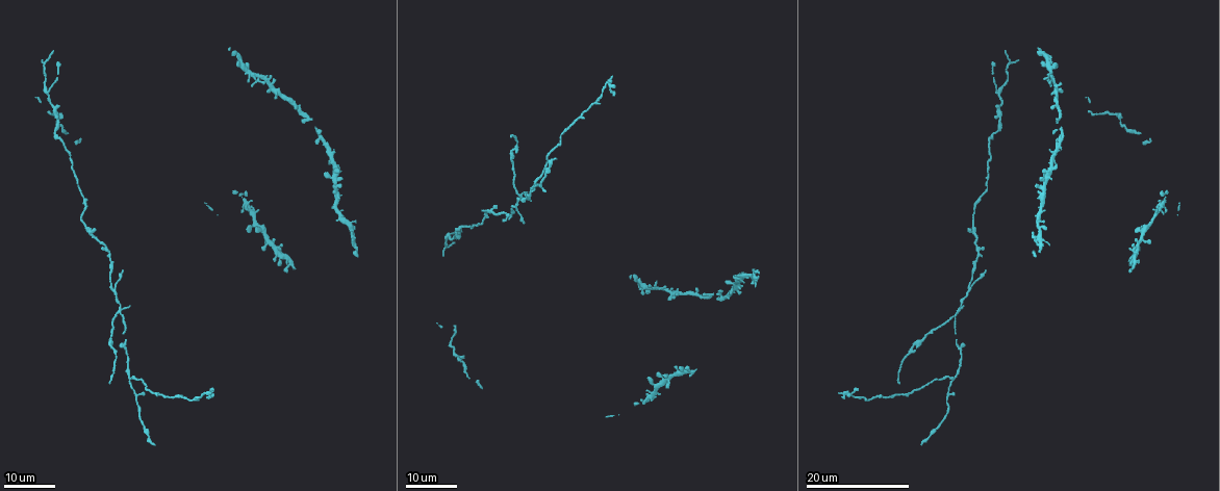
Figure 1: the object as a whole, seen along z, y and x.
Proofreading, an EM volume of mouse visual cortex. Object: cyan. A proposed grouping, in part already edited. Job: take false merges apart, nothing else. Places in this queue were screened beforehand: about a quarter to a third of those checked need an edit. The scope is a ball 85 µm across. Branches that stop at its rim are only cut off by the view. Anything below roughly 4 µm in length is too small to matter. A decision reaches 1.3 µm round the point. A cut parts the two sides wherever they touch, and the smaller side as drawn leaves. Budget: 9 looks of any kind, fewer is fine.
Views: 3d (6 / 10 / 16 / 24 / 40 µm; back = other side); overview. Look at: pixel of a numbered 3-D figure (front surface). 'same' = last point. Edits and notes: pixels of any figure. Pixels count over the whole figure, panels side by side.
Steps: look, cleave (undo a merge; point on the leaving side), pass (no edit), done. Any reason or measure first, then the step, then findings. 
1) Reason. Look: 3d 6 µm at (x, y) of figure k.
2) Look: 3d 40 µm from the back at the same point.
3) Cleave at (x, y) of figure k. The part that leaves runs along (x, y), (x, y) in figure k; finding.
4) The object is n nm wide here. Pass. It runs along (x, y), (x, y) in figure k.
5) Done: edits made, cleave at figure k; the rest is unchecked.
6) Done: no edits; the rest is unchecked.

Three arms meet. Look: 3d 16 µm at (127, 350) of figure 1.

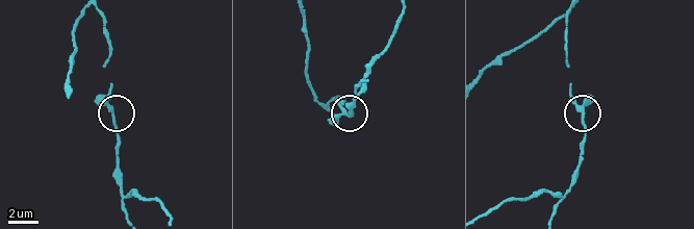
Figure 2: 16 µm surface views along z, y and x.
Look: 3d 10 µm at (113, 117) of figure 2.

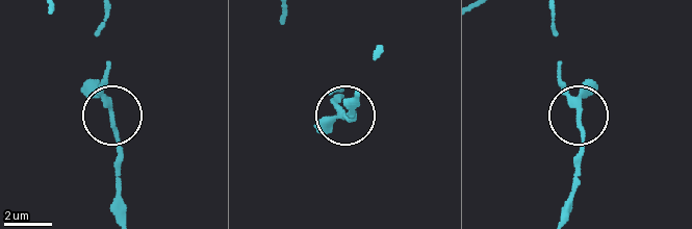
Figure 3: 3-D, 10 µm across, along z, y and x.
3 arms meet here. Pass. It runs along (553, 16), (560, 81), (584, 141), (579, 186) in figure 3; all the same cell.

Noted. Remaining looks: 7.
Two arms in line, one across. Look: 3d 24 µm at (970, 289) of figure 1.

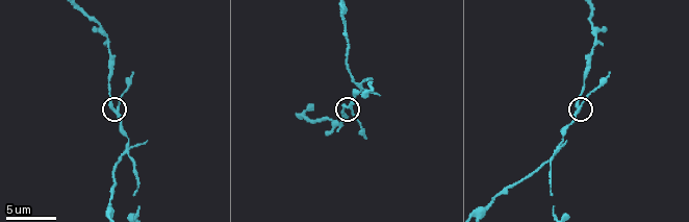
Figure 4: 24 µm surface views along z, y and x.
Look: 3d 10 µm at (118, 106) of figure 4.

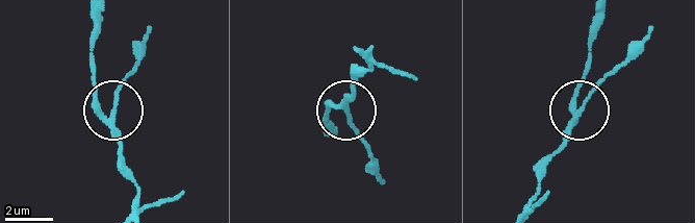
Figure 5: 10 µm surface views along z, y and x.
The object is 190 nm wide here. Cleave at (114, 98) of figure 5. The part that leaves runs along (110, 121), (136, 46), (150, 29) in figure 5; a second cell is stuck on.

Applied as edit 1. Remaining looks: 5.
See it whole again. Look: overview.

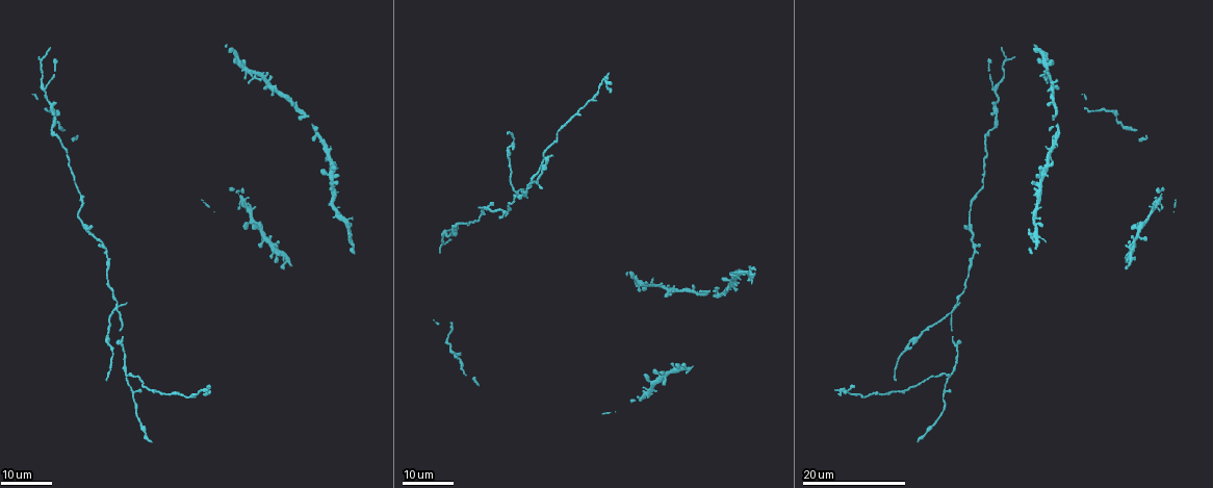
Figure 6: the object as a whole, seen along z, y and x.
Look: 3d 24 µm at (115, 308) of figure 6.

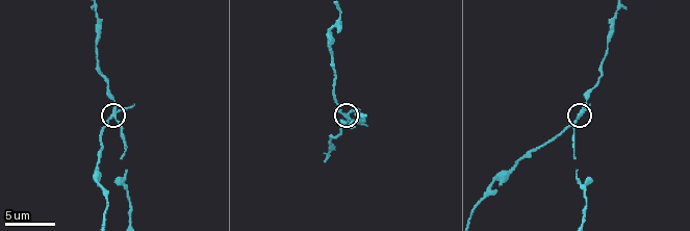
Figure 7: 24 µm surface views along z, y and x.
Look: 3d 10 µm at (113, 115) of figure 7.

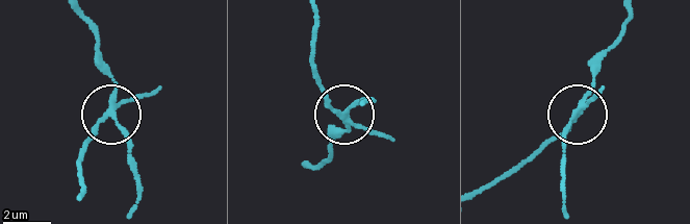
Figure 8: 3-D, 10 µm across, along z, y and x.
Look: 3d 6 µm at (341, 110) of figure 8.

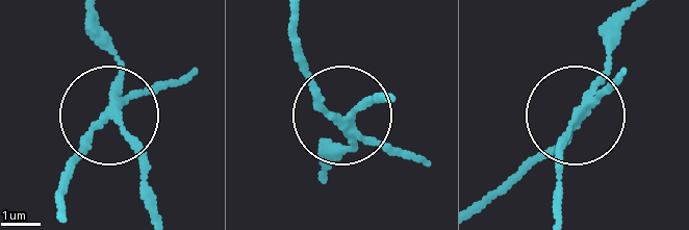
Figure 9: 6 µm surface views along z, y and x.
Cleave at (161, 82) of figure 9. The part that leaves runs along (110, 108), (71, 164), (64, 204) in figure 9; two cells meet here.

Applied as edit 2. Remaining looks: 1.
Look: 3d 16 µm at (305, 118) of figure 4.

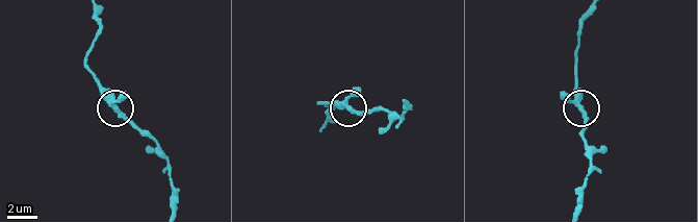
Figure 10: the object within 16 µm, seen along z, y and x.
Pass. It runs along (96, 8), (92, 75), (104, 98), (139, 133) in figure 10; one cell here.

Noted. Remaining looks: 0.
Done: edits made, cleave at figure 5, cleave at figure 9; the rest is unchecked.

